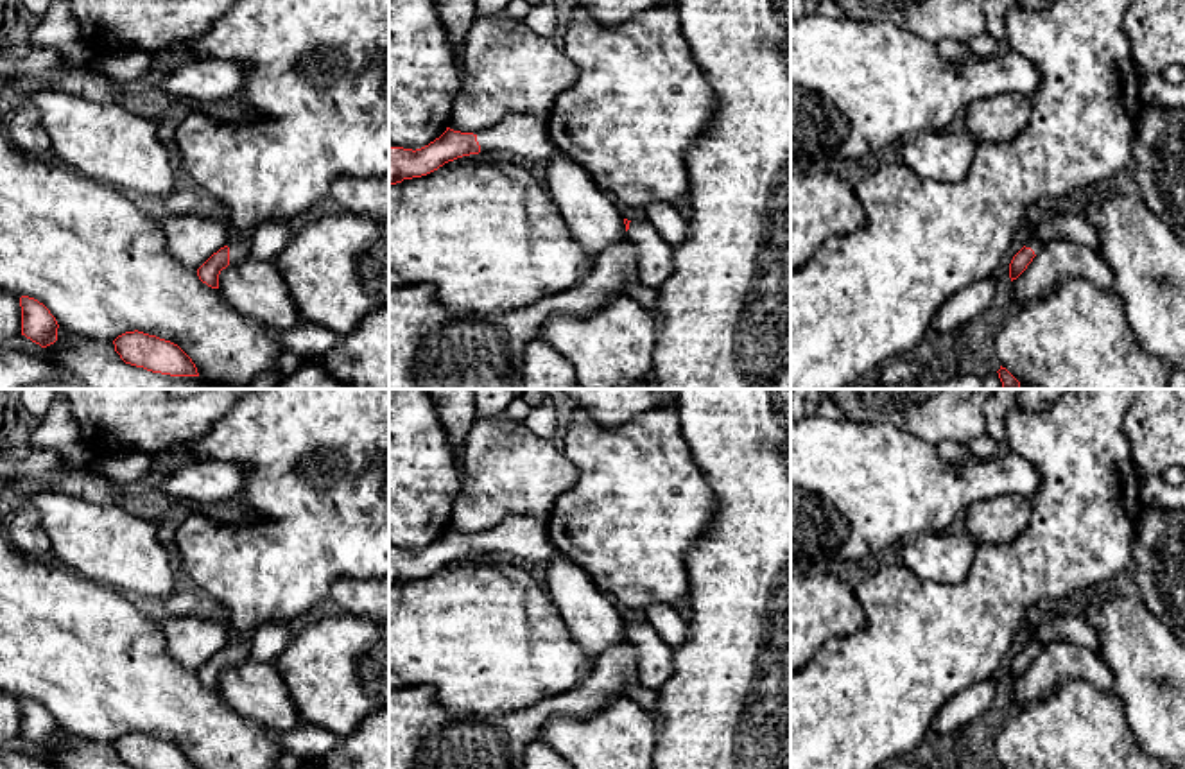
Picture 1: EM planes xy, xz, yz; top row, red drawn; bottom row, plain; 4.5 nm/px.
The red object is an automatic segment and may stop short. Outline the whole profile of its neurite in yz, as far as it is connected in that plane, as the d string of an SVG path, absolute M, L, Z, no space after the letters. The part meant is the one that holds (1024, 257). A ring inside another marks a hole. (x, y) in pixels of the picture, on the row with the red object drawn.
M1027 240L1027 244L1013 256L1009 264L1009 278L1011 281L1016 280L1027 265L1033 262L1033 258L1042 253L1045 247L1043 242L1038 240Z

